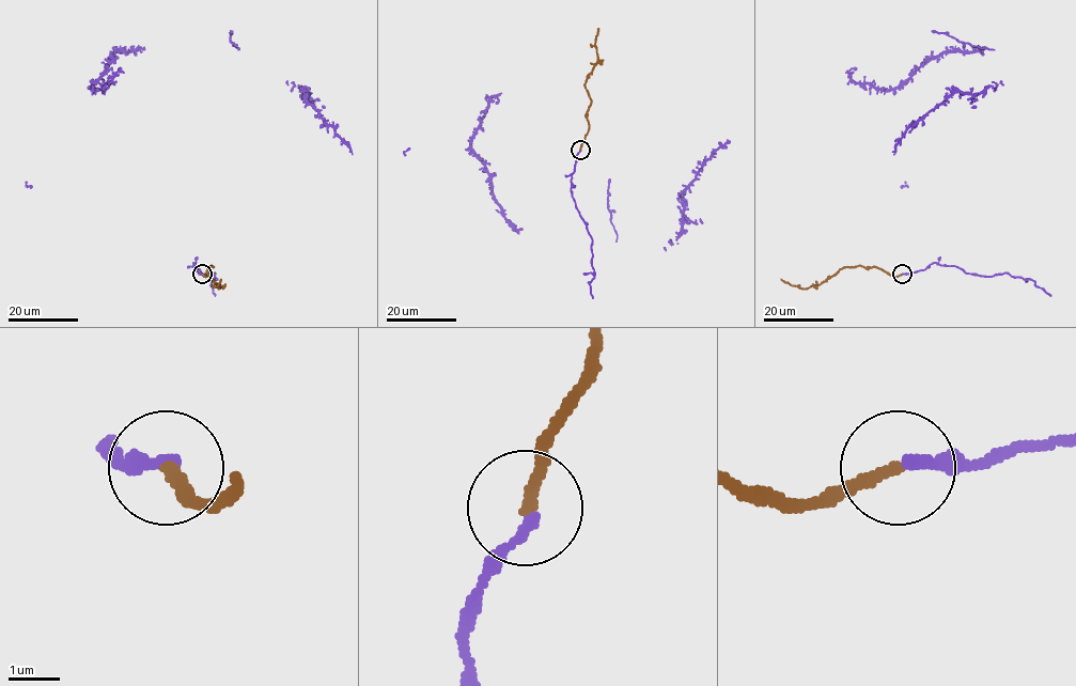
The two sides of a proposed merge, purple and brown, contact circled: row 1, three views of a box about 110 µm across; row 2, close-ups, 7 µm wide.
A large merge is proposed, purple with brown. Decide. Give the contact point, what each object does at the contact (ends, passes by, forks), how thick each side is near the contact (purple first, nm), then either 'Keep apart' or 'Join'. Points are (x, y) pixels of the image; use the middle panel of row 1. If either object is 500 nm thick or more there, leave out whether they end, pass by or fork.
Place: (580, 150). At the ring purple ends. At the ring brown ends. Thickness 240 nm (purple) against 240 nm. Join

